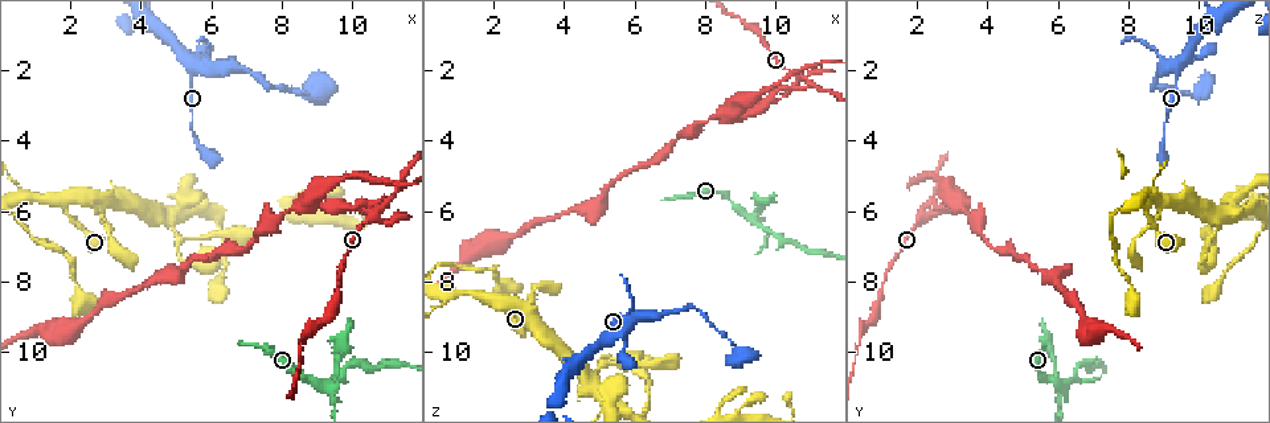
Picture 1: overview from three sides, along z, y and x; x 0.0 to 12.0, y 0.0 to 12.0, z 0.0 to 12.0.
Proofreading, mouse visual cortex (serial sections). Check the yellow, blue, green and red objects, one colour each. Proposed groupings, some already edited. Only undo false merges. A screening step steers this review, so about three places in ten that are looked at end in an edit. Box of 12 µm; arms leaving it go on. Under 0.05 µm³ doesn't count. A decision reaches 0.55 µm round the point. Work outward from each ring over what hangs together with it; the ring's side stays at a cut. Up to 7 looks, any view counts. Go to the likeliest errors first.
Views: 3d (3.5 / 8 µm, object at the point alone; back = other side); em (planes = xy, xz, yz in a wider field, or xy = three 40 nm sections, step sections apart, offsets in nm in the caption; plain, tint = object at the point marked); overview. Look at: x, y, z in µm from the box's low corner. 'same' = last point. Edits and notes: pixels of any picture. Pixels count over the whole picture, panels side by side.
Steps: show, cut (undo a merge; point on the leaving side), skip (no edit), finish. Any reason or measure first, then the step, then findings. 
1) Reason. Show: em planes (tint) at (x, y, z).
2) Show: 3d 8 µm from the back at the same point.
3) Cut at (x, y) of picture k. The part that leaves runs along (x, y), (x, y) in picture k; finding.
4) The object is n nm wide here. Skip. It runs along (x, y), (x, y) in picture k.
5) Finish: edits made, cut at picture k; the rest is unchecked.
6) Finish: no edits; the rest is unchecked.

Show: 3d 8 µm at (10.6, 6.1, 2.2).

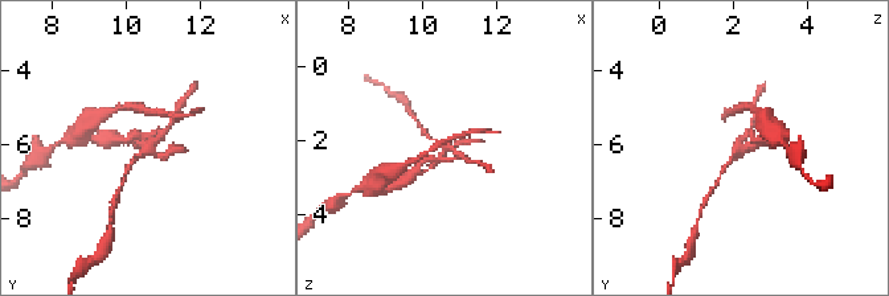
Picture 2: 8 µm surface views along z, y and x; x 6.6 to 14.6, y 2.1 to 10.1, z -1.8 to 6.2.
Show: 3d 3.5 µm from the back at (10.6, 6.1, 2.2).

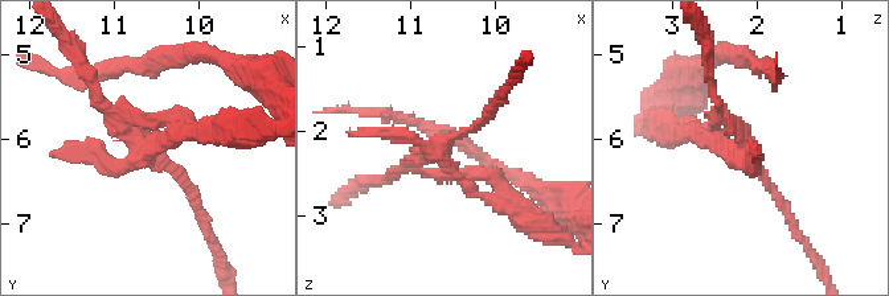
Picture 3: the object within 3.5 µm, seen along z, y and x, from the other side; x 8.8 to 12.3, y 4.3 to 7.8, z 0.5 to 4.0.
Show: em planes (tint) at (10.60, 6.15, 2.15).

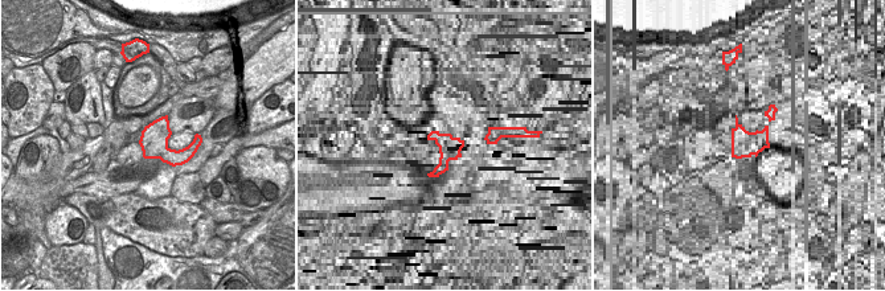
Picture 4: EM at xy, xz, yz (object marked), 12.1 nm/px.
Cut at (488, 168) of picture 3. The part that leaves runs along (441, 152), (470, 190), (539, 227) in picture 3; a second cell is stuck on.

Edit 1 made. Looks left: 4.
Show: overview.

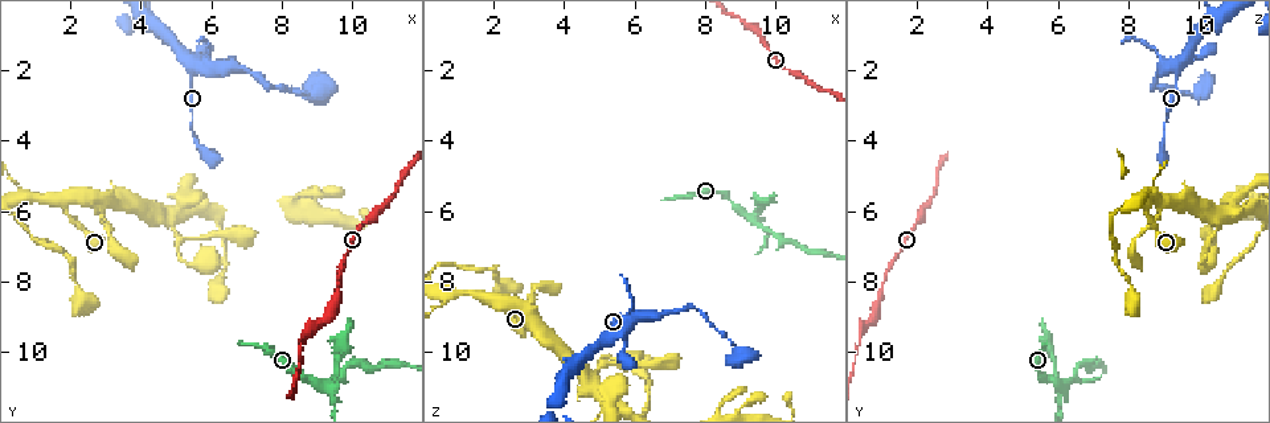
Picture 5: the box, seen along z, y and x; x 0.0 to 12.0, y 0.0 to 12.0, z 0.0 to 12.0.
Four or more arms meet. Show: 3d 8 µm at (9.2, 10.9, 6.2).

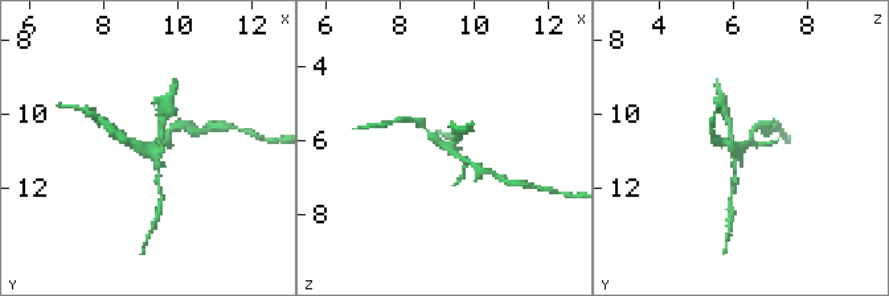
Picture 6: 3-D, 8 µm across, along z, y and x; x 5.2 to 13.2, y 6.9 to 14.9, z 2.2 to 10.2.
Show: em xy step 2 (tint) at (9.2, 10.9, 6.2).

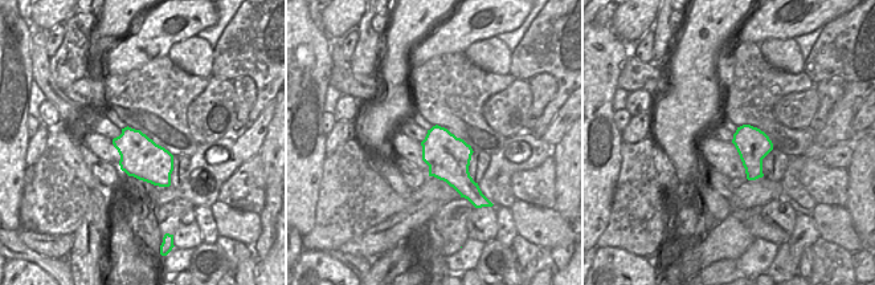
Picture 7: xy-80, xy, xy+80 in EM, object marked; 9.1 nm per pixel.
Cut at (162, 122) of picture 6. The part that leaves runs along (158, 152), (168, 98) in picture 6; two cells meet here.

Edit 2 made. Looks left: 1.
Finish: edits made, cut at picture 3, cut at picture 6; the rest is unchecked.

